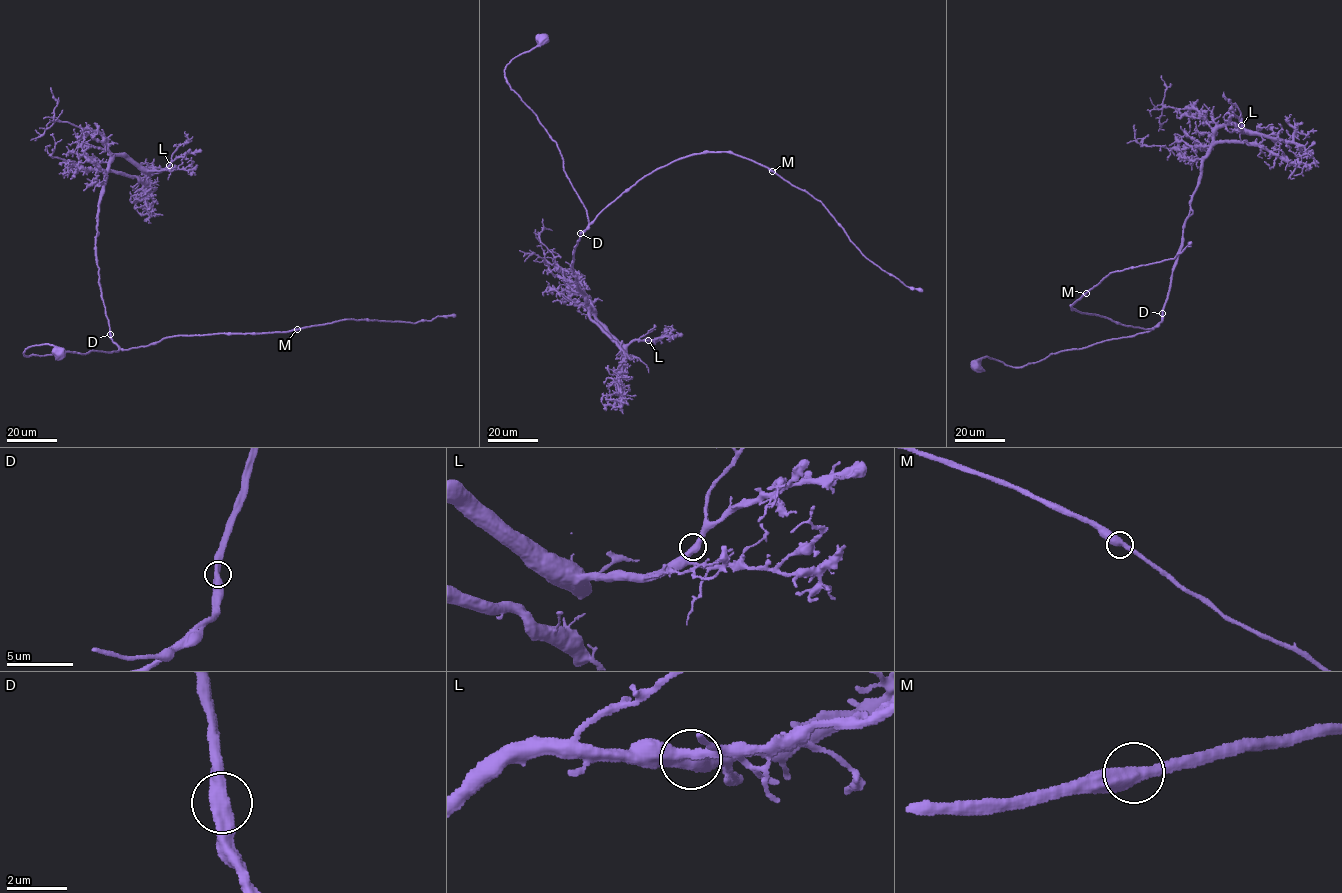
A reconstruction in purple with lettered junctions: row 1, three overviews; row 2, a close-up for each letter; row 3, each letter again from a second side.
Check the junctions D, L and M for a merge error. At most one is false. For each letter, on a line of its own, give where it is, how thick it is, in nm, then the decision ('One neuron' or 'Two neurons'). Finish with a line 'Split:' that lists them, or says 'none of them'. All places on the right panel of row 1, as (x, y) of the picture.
D: Place: (1162, 313). Thickness 480 nm. One neuron
L: Place: (1241, 125). Thickness 440 nm. One neuron
M: Place: (1086, 293). Thickness 440 nm. One neuron
Split: none of them

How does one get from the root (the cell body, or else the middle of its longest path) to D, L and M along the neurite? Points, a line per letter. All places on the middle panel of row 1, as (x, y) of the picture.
D: (543, 37), (535, 46), (507, 64), (505, 78), (556, 143), (566, 177), (586, 212), (589, 225), (581, 233)
L: (543, 37), (507, 64), (506, 82), (556, 143), (586, 210), (572, 264), (586, 302), (620, 342), (648, 340)
M: (543, 37), (507, 64), (505, 78), (556, 143), (590, 223), (644, 177), (694, 154), (732, 152), (772, 171)

